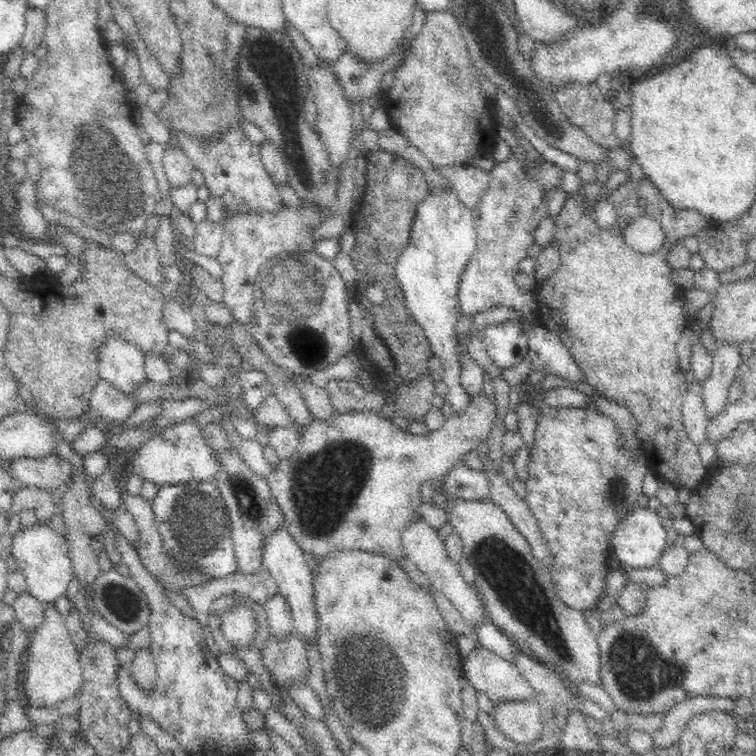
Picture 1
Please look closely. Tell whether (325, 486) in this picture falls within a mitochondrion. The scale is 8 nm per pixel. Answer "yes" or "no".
yes

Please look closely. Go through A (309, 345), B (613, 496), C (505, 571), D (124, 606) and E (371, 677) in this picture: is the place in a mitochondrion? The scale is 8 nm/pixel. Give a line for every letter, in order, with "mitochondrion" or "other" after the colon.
A: mitochondrion
B: mitochondrion
C: mitochondrion
D: mitochondrion
E: mitochondrion

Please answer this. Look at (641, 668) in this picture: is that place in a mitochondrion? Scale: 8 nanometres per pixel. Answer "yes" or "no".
yes

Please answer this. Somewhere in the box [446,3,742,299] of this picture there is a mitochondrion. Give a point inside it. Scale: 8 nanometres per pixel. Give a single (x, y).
(530, 97)

